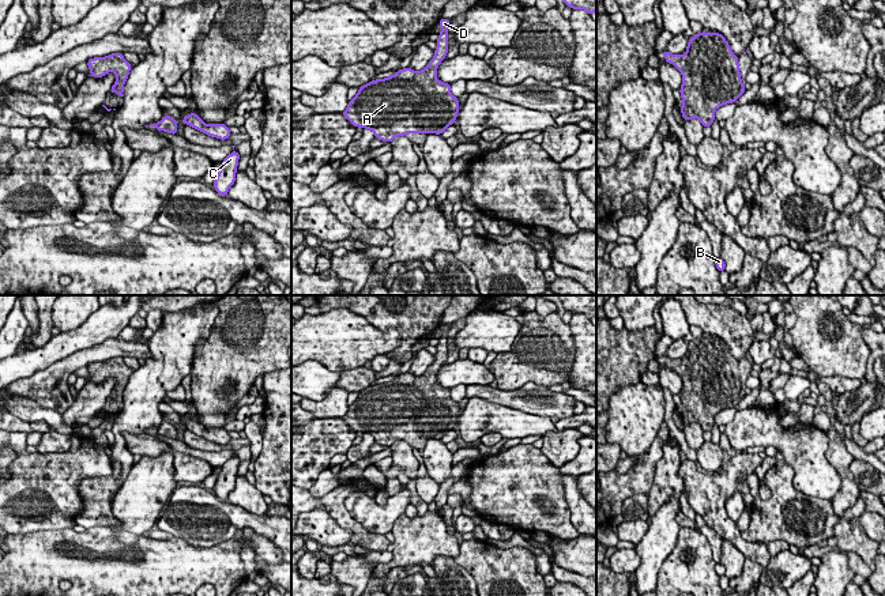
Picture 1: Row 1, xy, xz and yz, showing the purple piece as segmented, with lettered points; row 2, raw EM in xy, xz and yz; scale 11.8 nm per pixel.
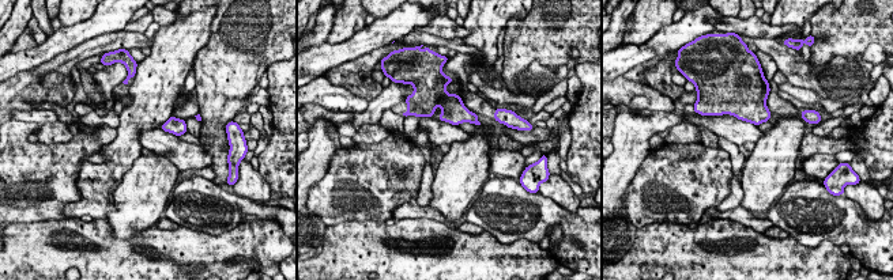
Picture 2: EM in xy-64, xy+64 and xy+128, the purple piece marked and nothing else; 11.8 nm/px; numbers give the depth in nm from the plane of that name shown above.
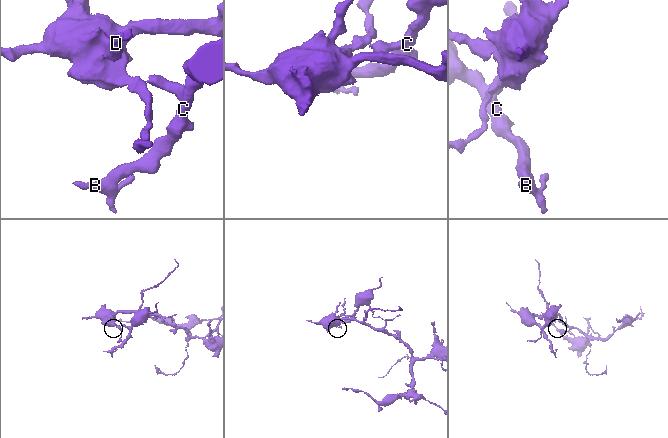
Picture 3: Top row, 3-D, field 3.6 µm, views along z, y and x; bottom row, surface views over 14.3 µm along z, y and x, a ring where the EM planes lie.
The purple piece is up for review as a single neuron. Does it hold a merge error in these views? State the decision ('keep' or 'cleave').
keep

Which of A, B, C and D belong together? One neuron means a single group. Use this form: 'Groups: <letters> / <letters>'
Groups: A B C D

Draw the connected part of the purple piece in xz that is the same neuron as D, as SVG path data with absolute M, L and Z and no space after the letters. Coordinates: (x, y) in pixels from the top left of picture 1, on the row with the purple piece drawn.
M438 20L441 33L434 57L422 71L407 67L361 86L342 114L355 128L370 129L383 142L391 143L407 133L441 135L459 113L459 99L451 94L451 84L436 78L448 53L449 22Z

